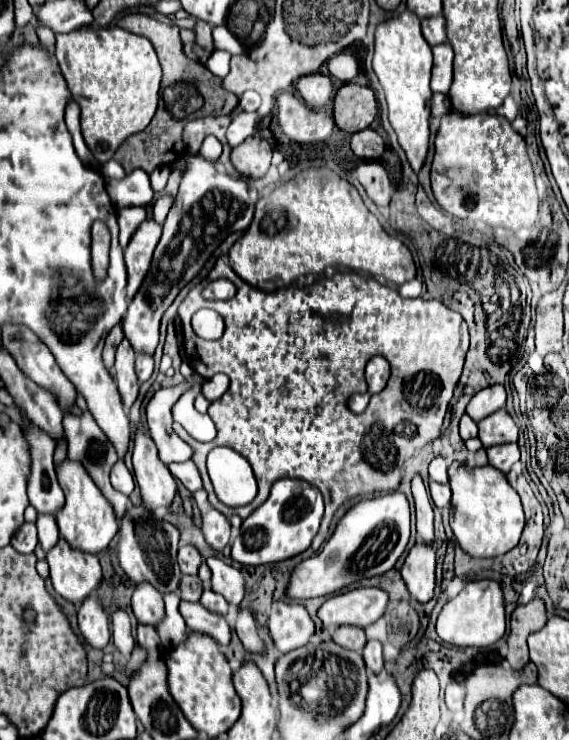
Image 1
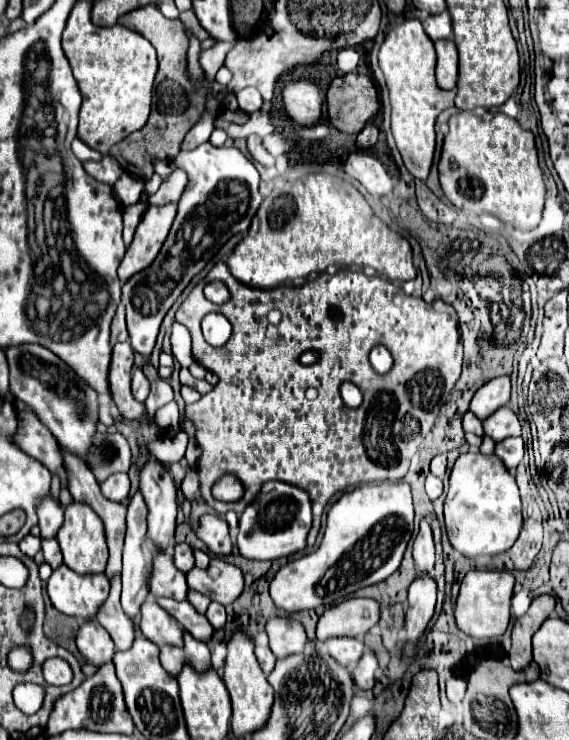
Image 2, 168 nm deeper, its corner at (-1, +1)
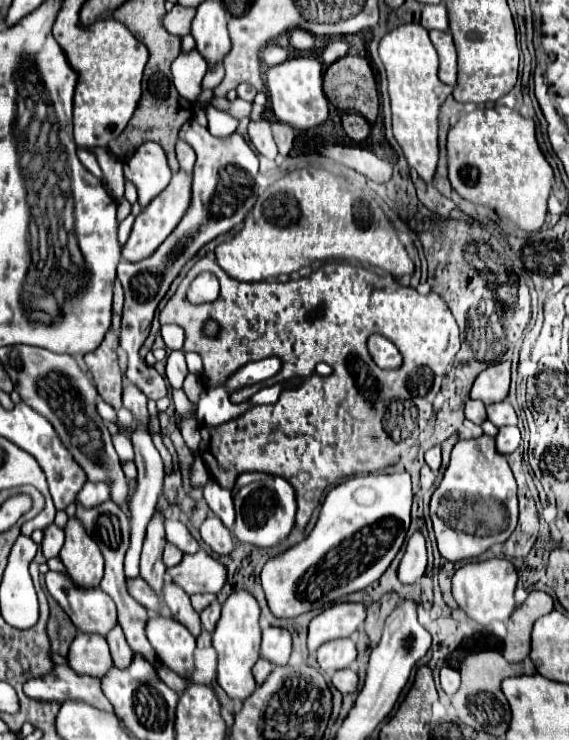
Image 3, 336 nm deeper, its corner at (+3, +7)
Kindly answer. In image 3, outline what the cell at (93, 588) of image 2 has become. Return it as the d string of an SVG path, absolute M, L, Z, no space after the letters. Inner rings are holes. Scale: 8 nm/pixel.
M55 571L45 575L45 585L81 633L107 637L107 633L117 625L115 603L101 589L81 591L65 573Z

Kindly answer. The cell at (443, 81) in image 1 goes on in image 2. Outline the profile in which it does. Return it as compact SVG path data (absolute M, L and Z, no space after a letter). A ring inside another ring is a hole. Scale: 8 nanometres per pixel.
M451 39L435 41L437 49L437 85L441 89L455 89L457 83L457 49Z

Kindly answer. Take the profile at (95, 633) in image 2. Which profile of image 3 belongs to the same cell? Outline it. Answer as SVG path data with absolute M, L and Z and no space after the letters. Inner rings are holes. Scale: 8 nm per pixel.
M79 633L69 647L67 665L79 675L103 679L113 667L107 641L103 637Z

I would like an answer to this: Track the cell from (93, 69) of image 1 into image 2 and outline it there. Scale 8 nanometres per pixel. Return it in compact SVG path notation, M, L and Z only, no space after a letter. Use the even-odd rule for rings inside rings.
M77 1L73 6L63 31L63 51L83 95L77 135L91 149L107 155L115 143L147 123L157 73L157 55L143 35L125 29L123 25L95 27L91 23L91 8L90 1Z

